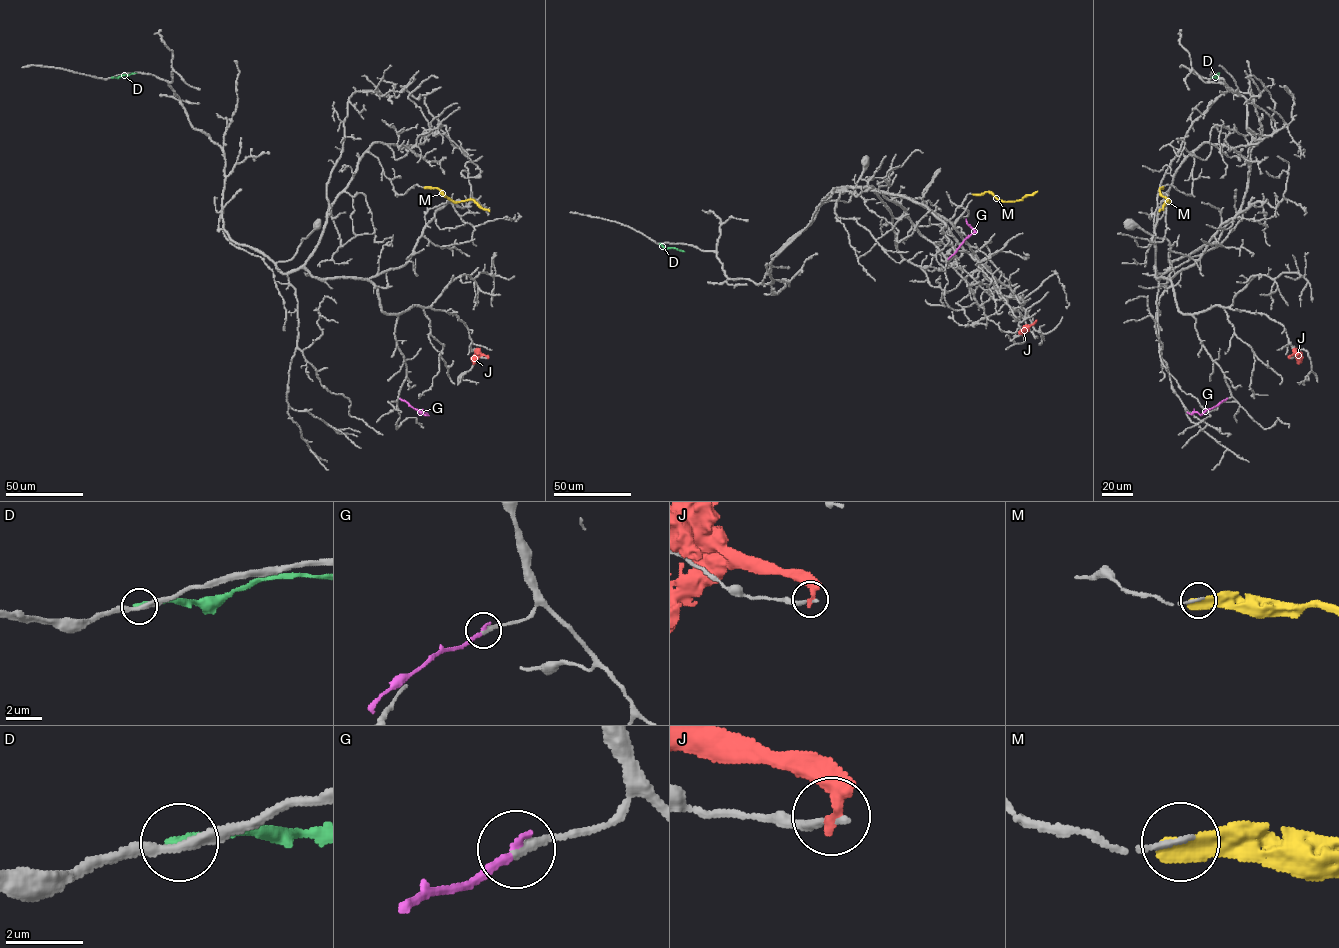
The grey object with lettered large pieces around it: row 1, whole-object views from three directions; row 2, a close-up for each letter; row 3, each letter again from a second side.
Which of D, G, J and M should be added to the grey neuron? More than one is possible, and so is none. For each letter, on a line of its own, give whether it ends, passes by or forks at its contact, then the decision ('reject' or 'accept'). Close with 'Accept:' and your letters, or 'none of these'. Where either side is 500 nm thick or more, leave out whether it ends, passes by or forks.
D: it ends | reject
G: it ends | accept
J: it ends | reject
M: it ends | reject
Accept: G

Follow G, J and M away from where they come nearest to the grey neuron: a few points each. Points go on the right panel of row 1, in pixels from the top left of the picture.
G: (1227, 399), (1200, 415), (1187, 412)
J: (1289, 358), (1295, 355), (1301, 359)
M: (1162, 187), (1160, 193), (1169, 201), (1159, 211)

